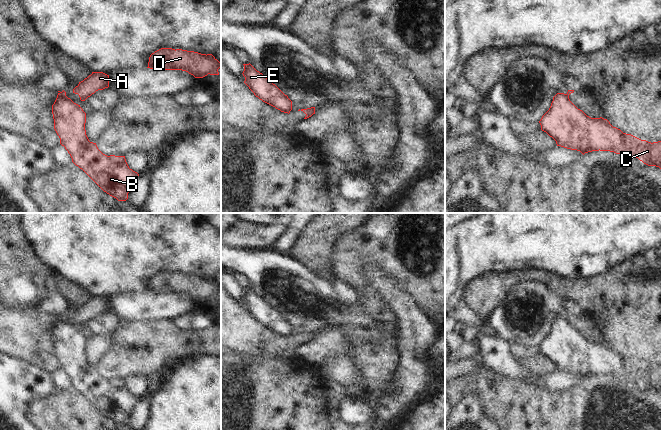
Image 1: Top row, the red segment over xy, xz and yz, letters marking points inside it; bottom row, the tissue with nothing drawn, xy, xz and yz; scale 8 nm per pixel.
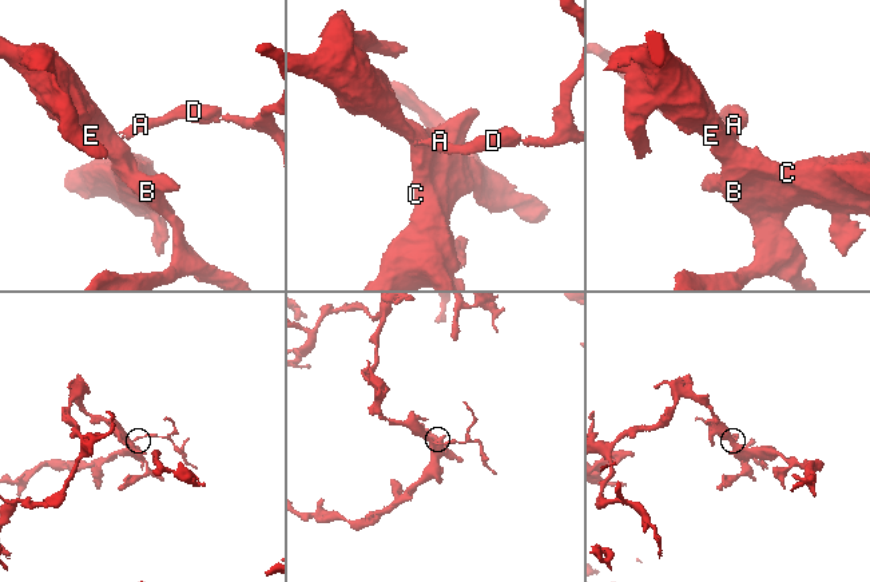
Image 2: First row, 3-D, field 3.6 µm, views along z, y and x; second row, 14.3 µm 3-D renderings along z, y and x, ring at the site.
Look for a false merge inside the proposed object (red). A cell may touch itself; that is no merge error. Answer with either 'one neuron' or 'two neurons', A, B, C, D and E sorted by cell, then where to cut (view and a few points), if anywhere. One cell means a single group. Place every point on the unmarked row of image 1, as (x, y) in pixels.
two neurons; groups A D / B C E; cut xy (61, 316), (66, 321)

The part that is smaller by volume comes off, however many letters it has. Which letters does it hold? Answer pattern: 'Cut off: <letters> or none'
Cut off: A, D

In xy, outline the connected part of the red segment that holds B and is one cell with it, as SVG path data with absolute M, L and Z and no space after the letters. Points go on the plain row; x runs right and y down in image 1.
M58 315L52 329L54 353L72 386L82 393L104 416L126 425L139 398L129 392L125 380L107 380L90 366L85 354L86 337Z

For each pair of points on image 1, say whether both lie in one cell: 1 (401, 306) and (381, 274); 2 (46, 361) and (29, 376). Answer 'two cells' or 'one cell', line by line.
1: one cell
2: two cells

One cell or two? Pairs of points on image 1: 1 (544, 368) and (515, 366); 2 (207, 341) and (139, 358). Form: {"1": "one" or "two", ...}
{"1": "two", "2": "one"}

